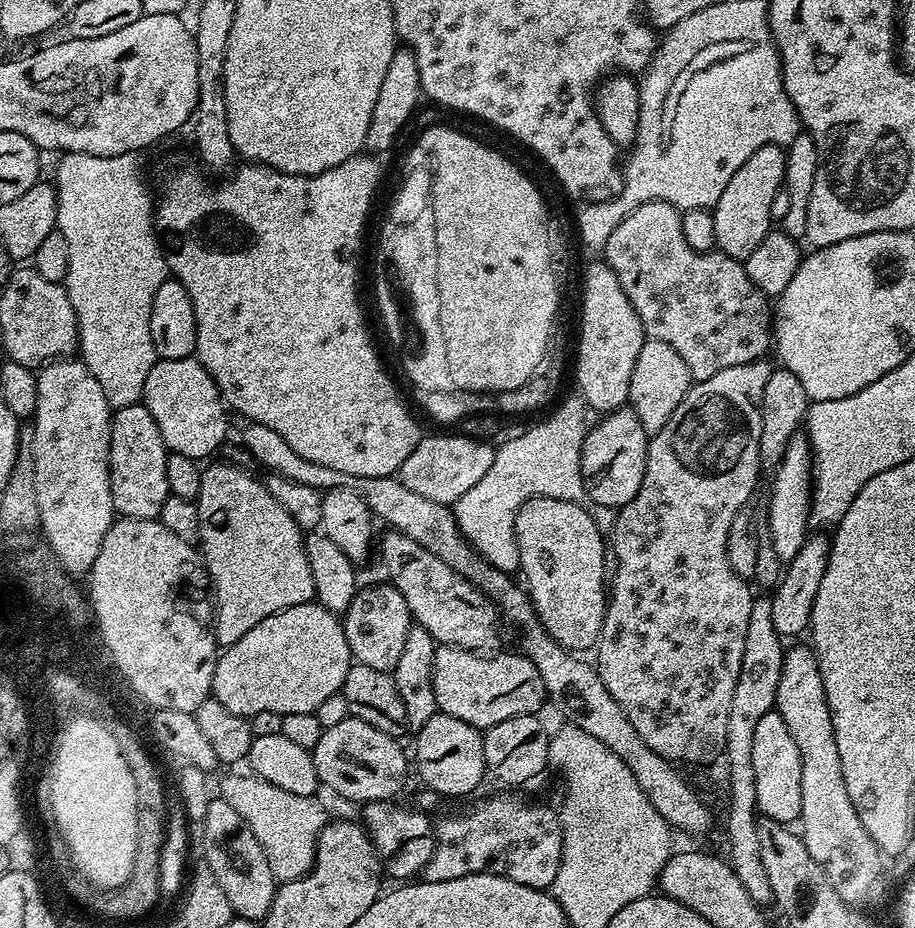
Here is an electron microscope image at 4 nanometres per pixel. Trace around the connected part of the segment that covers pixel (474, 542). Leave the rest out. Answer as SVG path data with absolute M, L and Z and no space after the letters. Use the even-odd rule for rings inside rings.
M561 399L555 405L556 412L549 411L545 420L538 421L533 428L499 445L494 454L494 462L490 462L490 470L486 470L483 478L456 500L456 524L464 539L479 552L481 558L500 572L520 572L516 515L527 500L535 496L577 502L585 499L580 459L586 431L586 405L583 399L575 399Z

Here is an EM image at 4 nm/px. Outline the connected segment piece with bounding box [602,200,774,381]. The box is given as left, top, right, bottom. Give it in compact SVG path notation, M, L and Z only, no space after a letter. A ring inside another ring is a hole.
M651 200L642 206L638 206L622 222L618 222L614 234L610 234L610 238L602 245L602 252L604 252L604 256L602 256L603 263L611 266L614 274L618 274L618 282L622 282L622 290L626 290L626 298L630 298L630 306L634 306L634 310L642 322L645 337L649 340L666 342L666 346L672 347L682 357L682 362L686 362L693 381L710 378L714 374L718 374L718 370L730 370L730 366L753 364L755 360L765 359L769 355L767 352L770 352L774 344L772 339L772 313L774 308L770 303L769 297L765 296L762 290L758 290L758 286L754 286L750 282L750 278L746 274L741 261L730 258L725 252L719 250L695 252L682 234L680 214L679 208L670 206L661 200Z

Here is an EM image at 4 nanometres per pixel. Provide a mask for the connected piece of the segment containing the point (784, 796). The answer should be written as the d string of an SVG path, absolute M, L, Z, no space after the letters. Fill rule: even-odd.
M767 712L754 730L754 786L756 807L769 820L791 825L799 821L802 810L802 757L780 713Z

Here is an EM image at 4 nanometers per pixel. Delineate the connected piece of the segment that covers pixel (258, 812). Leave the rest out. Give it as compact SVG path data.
M247 774L248 776L224 776L218 784L219 799L225 800L236 813L242 817L242 822L254 830L254 838L258 838L258 846L266 850L266 862L270 862L270 874L280 884L285 884L291 880L297 880L305 876L312 868L312 863L316 861L316 843L326 824L329 823L330 816L324 813L324 808L319 804L316 796L303 796L302 794L289 794L286 790L281 790L279 786L270 786L261 776Z

